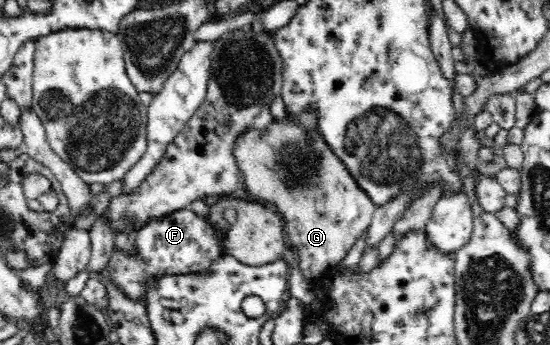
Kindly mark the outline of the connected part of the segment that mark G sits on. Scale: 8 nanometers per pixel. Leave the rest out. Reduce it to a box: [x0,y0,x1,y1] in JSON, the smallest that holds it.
[234,116,376,281]

